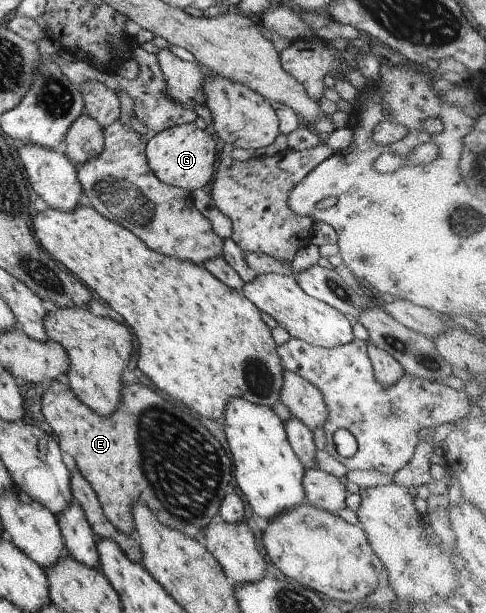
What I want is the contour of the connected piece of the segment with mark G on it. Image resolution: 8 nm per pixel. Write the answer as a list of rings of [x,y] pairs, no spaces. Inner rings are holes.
[[[187,123],[149,134],[148,140],[144,150],[147,167],[158,181],[190,192],[209,183],[219,150],[219,143],[209,130],[201,131],[194,123]]]

